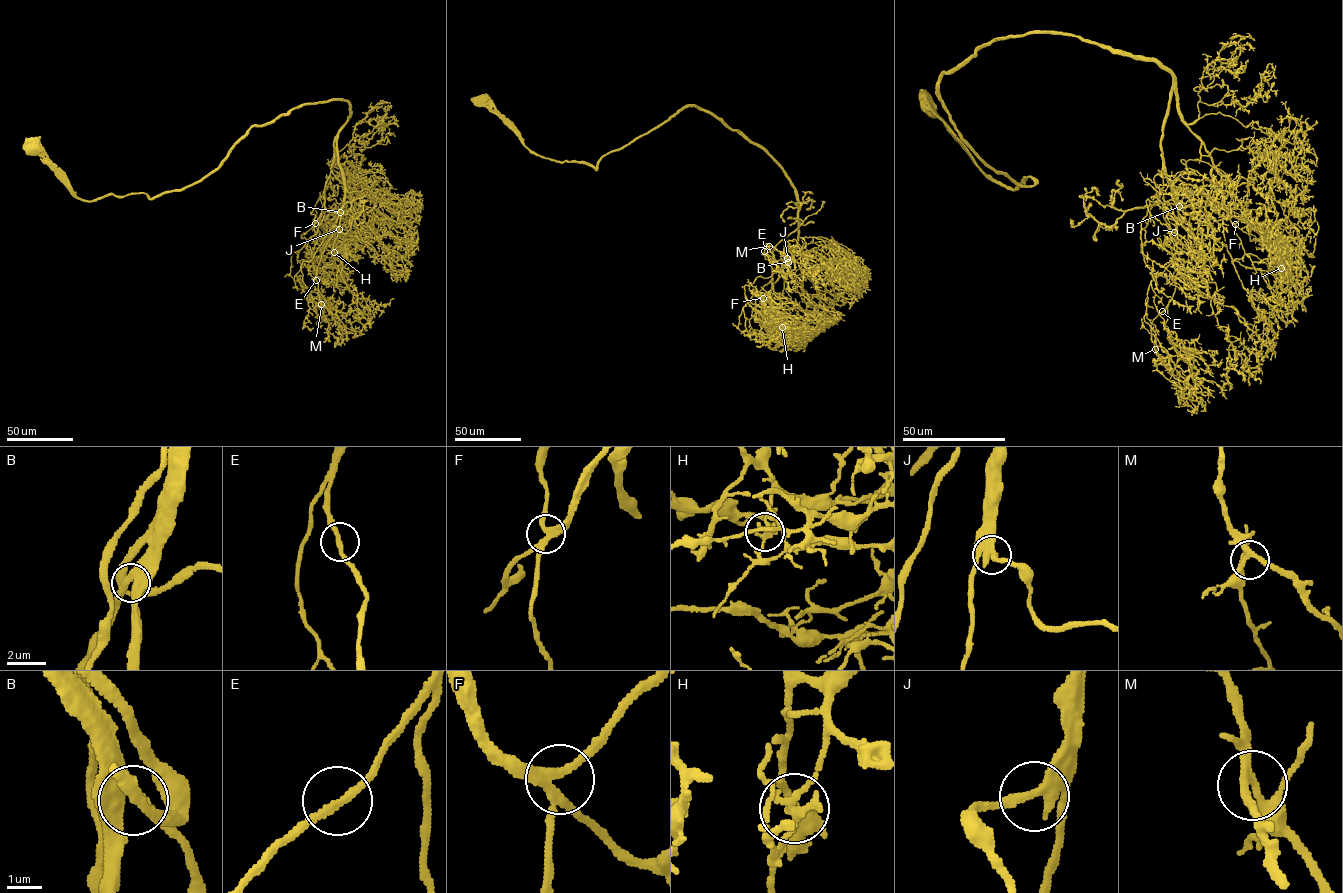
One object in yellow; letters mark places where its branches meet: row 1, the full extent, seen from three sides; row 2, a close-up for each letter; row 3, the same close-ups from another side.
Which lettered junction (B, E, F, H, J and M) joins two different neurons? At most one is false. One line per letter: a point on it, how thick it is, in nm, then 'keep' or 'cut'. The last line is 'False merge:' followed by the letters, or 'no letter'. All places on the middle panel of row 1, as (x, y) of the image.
B: at (788, 262); 360 nm thick; keep
E: at (764, 251); 200 nm thick; keep
F: at (763, 298); 240 nm thick; keep
H: at (782, 327); 220 nm thick; cut
J: at (787, 258); 340 nm thick; keep
M: at (769, 246); 220 nm thick; keep
False merge: H

